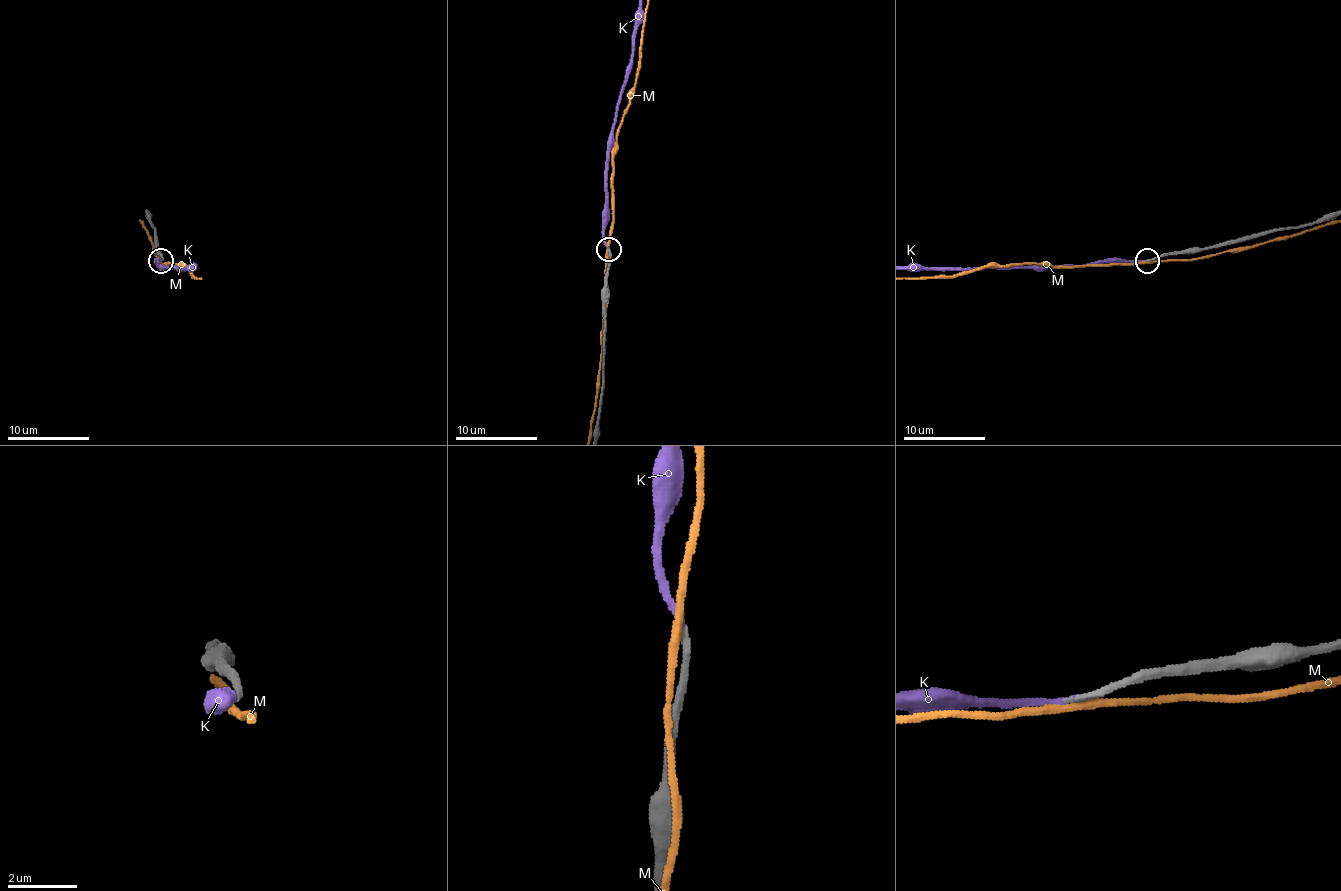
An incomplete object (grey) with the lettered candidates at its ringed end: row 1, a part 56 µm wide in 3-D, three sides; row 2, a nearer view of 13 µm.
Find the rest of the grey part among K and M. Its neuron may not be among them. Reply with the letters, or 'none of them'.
K

